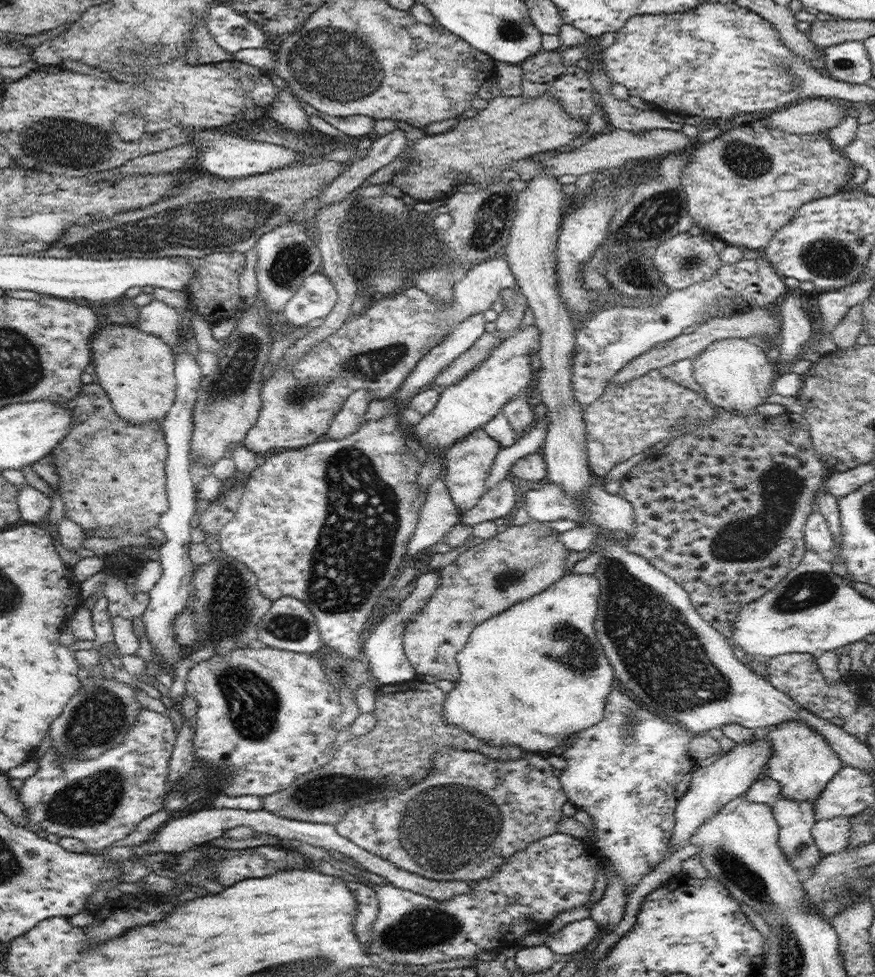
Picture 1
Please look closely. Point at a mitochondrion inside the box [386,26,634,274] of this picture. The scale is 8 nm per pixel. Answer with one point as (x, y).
(491, 222)

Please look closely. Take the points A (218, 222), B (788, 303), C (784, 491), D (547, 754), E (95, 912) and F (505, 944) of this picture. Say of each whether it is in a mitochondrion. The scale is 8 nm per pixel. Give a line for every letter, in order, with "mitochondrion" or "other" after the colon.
A: mitochondrion
B: other
C: mitochondrion
D: other
E: other
F: other

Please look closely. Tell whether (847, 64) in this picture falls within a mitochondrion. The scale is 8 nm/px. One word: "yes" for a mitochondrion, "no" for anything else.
yes

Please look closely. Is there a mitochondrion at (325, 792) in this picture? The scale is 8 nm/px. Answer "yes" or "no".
yes

